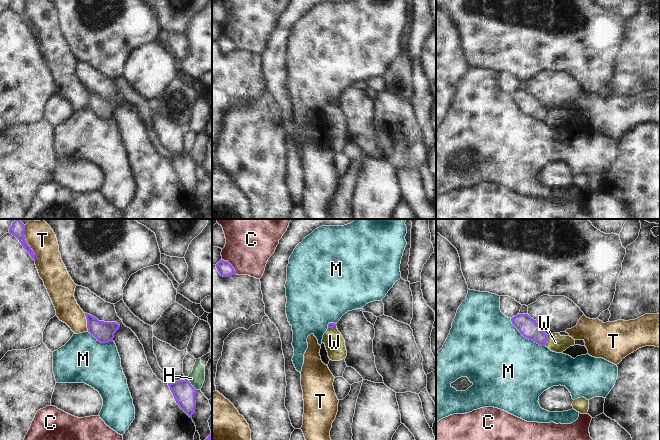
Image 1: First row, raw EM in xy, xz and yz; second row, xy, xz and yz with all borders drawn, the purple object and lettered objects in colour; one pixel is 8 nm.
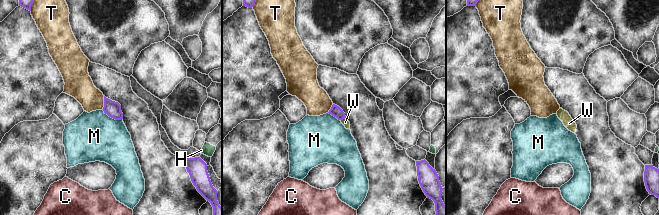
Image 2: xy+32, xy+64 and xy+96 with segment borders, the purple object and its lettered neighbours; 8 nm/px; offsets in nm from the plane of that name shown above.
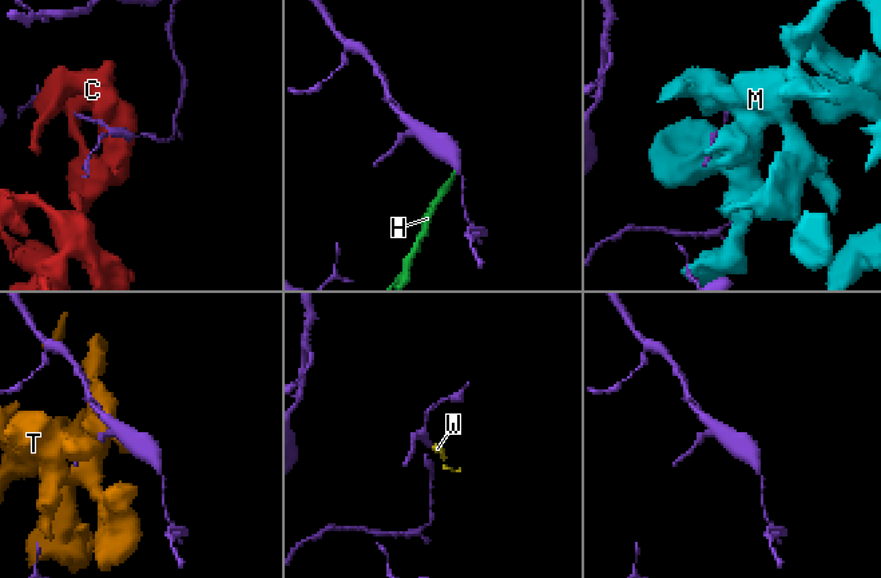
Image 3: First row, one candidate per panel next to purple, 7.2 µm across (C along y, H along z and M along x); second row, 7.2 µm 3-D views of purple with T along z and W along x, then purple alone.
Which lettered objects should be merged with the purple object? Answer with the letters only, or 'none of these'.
none of these

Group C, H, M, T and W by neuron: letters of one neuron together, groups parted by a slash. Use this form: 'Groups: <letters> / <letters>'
Groups: C / H / M / T / W.

